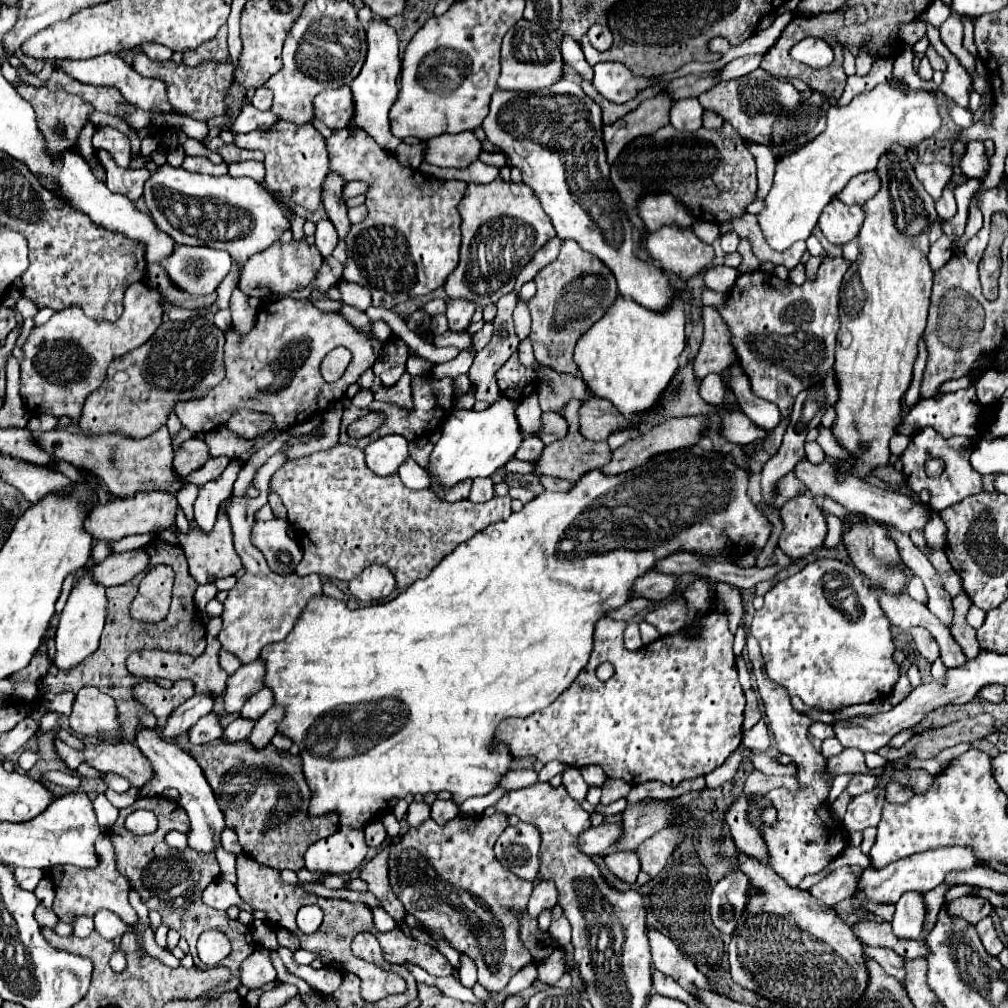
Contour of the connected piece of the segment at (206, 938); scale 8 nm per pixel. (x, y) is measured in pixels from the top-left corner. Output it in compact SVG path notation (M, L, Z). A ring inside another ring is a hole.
M206 931L198 939L198 957L206 967L218 965L230 955L230 941L222 931Z

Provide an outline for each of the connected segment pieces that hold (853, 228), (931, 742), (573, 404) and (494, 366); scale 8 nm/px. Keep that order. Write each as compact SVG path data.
M830 201L826 209L822 211L818 225L824 233L824 237L834 245L846 245L850 243L860 227L862 227L862 207L858 205L842 205L842 201Z
M987 713L967 717L961 721L949 724L943 728L926 729L914 733L914 737L900 749L882 747L878 755L886 757L888 761L898 761L902 757L916 757L916 759L929 759L937 756L942 750L953 747L959 743L973 743L996 731L994 718Z
M570 399L562 409L558 409L558 415L562 415L568 423L568 435L560 441L554 441L550 445L544 447L542 455L534 461L534 473L536 475L548 475L548 477L558 477L558 479L570 479L570 481L578 481L582 475L586 475L592 469L602 469L606 465L606 461L610 461L610 449L608 443L594 443L594 441L586 441L580 433L578 433L578 399Z
M508 293L496 303L498 313L494 319L494 337L482 351L476 353L468 373L470 381L476 385L476 401L486 401L488 405L492 405L498 401L498 397L502 397L498 393L498 383L494 381L494 373L498 371L498 365L504 365L504 361L520 345L512 325L512 311L516 303L518 303L516 293Z

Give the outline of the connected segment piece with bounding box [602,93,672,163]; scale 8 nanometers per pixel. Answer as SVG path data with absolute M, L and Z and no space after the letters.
M660 93L652 99L642 101L636 107L636 111L626 113L616 123L604 125L602 139L604 139L608 163L612 163L618 157L618 153L626 147L626 143L630 143L634 137L642 133L654 133L662 125L668 125L670 105L672 105L670 97L666 97L666 93Z

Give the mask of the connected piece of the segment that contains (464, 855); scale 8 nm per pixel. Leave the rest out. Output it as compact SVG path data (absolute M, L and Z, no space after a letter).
M500 813L500 815L476 815L476 817L464 817L464 815L458 815L454 821L446 823L446 827L440 827L438 823L434 823L432 819L426 819L424 823L420 823L418 827L412 827L406 835L402 835L402 839L398 843L392 843L390 845L390 853L388 853L388 877L390 877L390 887L394 891L394 895L402 901L404 909L408 913L412 913L416 919L424 921L424 927L430 929L430 931L436 931L440 935L444 935L452 945L454 949L458 949L460 953L468 955L476 967L478 967L478 983L484 985L488 991L502 991L510 977L516 975L524 965L532 965L534 961L530 961L530 953L522 953L522 943L518 941L518 923L514 921L514 913L520 913L522 909L526 909L526 903L528 903L528 897L532 893L532 883L528 881L522 881L518 879L510 869L506 869L502 863L498 863L498 859L494 857L494 843L498 839L498 835L508 827L508 815Z

